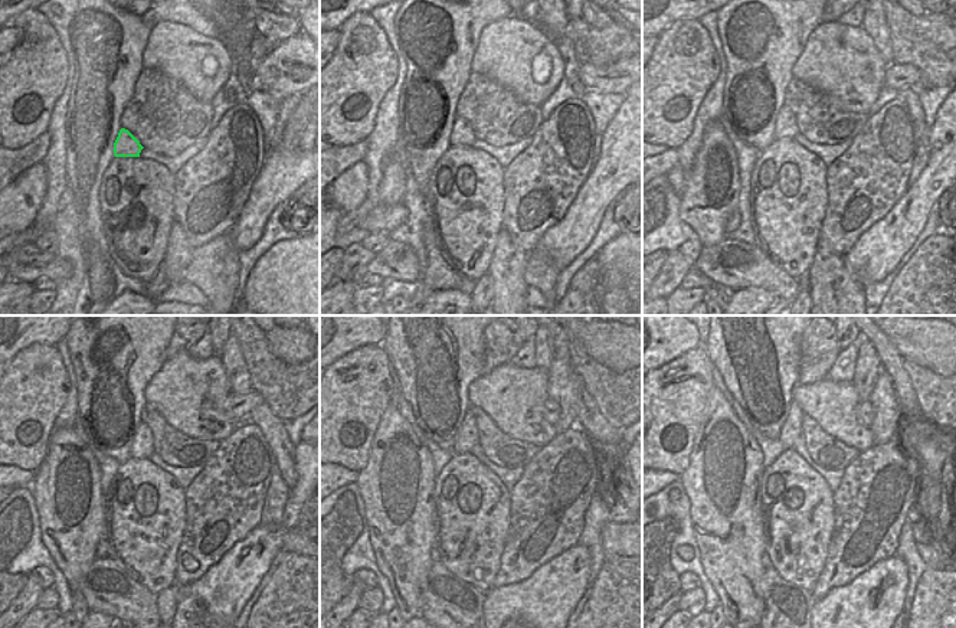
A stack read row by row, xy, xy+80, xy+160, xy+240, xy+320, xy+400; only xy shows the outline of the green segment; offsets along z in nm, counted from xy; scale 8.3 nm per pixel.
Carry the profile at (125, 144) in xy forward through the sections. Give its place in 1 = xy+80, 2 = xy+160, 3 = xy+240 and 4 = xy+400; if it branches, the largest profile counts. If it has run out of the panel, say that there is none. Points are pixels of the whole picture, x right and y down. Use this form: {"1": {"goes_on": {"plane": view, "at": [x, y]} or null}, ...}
{"1": {"goes_on": {"plane": "xy+80", "at": [461, 134]}}, "2": {"goes_on": {"plane": "xy+160", "at": [785, 127]}}, "3": {"goes_on": {"plane": "xy+240", "at": [143, 445]}}, "4": {"goes_on": {"plane": "xy+400", "at": [791, 429]}}}

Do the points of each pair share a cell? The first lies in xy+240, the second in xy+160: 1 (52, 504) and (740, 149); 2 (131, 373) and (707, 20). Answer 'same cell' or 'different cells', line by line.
1: different cells
2: different cells

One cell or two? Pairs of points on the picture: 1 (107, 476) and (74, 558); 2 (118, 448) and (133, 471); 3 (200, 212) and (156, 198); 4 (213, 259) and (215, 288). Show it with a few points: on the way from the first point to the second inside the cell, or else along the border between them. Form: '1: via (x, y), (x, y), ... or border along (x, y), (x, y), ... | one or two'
1: border along (94, 457), (100, 471), (100, 491), (104, 497) | two
2: border along (130, 457), (120, 464) | two
3: border along (176, 175), (173, 221) | two
4: via (215, 267), (215, 281) | one

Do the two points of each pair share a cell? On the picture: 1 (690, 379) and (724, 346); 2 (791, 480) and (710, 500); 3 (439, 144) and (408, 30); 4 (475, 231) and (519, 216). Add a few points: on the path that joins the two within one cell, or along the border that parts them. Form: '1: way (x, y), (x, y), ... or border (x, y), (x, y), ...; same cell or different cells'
1: border (701, 344), (711, 366); different cells
2: border (762, 468), (762, 517), (765, 520); different cells
3: way (449, 115), (449, 95), (428, 59); same cell
4: border (503, 187), (501, 229); different cells

